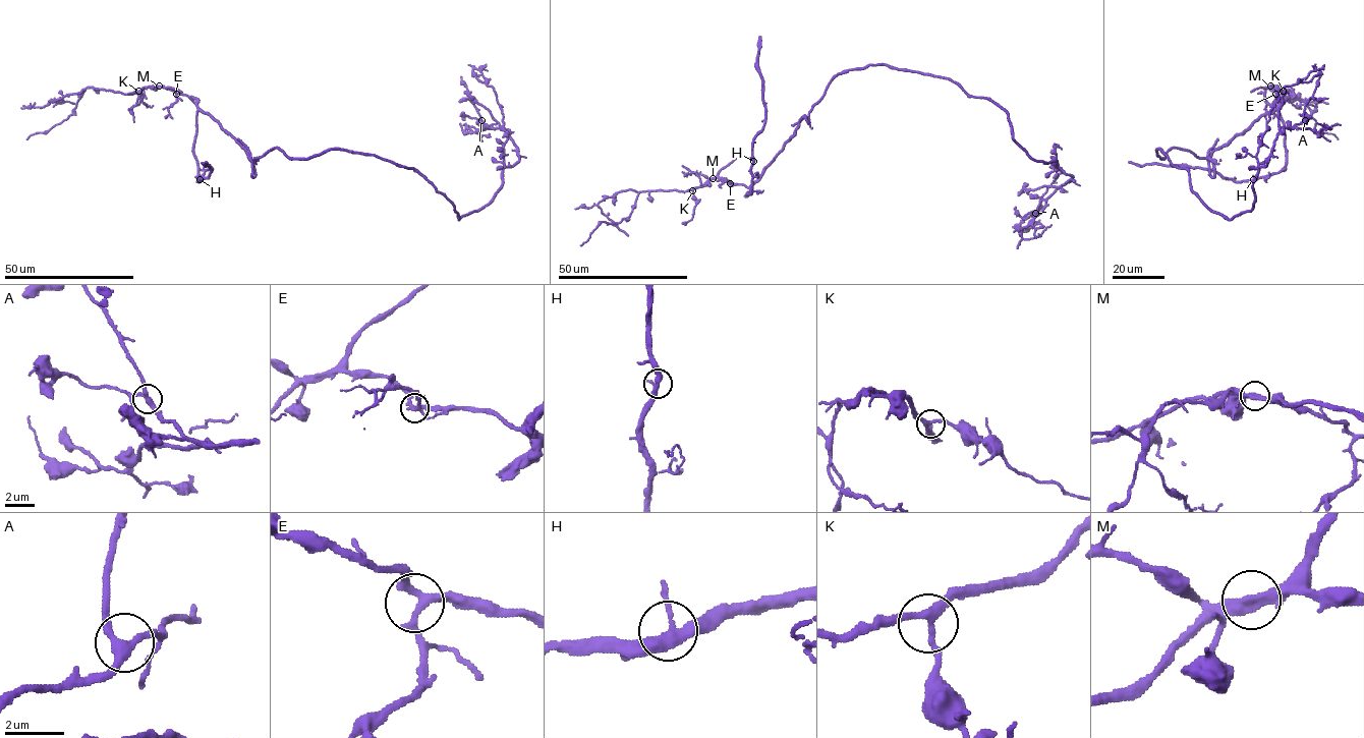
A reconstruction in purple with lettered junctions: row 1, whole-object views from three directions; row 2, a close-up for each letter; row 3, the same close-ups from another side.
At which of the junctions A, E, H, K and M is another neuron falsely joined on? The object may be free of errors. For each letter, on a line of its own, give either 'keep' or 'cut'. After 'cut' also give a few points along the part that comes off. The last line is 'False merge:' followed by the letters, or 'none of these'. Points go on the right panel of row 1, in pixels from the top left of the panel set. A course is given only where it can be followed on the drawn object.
A: keep
E: keep
H: keep
K: keep
M: keep
False merge: none of these

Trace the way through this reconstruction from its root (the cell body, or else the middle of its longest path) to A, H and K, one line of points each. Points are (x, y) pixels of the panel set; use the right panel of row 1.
A: (1161, 159), (1157, 150), (1188, 171), (1210, 210), (1232, 219), (1252, 208), (1253, 180), (1279, 129), (1305, 120)
H: (1161, 159), (1172, 148), (1188, 150), (1211, 160), (1213, 177), (1210, 154), (1276, 111), (1286, 164), (1253, 179)
K: (1161, 159), (1172, 148), (1188, 150), (1211, 160), (1213, 177), (1210, 154), (1275, 108), (1270, 86), (1283, 91)

